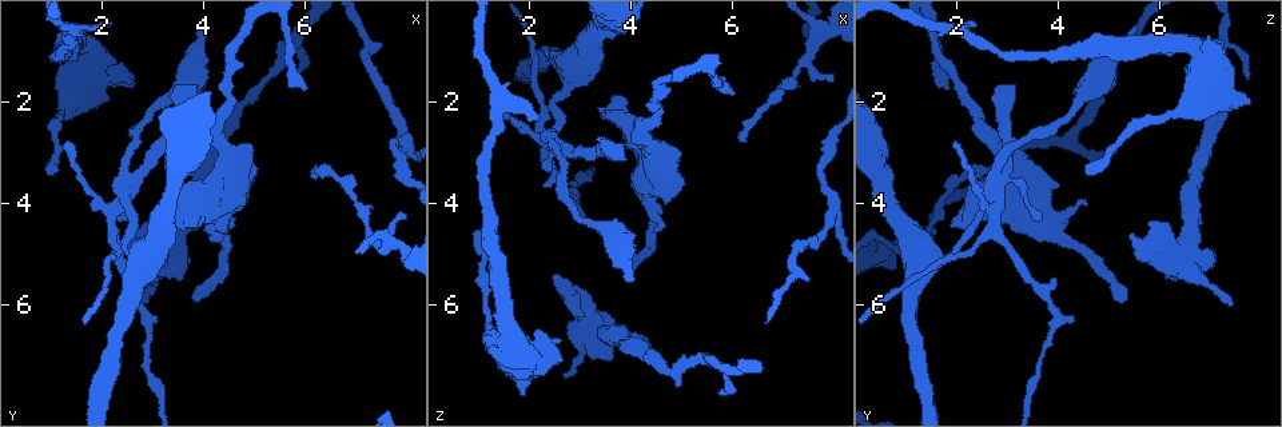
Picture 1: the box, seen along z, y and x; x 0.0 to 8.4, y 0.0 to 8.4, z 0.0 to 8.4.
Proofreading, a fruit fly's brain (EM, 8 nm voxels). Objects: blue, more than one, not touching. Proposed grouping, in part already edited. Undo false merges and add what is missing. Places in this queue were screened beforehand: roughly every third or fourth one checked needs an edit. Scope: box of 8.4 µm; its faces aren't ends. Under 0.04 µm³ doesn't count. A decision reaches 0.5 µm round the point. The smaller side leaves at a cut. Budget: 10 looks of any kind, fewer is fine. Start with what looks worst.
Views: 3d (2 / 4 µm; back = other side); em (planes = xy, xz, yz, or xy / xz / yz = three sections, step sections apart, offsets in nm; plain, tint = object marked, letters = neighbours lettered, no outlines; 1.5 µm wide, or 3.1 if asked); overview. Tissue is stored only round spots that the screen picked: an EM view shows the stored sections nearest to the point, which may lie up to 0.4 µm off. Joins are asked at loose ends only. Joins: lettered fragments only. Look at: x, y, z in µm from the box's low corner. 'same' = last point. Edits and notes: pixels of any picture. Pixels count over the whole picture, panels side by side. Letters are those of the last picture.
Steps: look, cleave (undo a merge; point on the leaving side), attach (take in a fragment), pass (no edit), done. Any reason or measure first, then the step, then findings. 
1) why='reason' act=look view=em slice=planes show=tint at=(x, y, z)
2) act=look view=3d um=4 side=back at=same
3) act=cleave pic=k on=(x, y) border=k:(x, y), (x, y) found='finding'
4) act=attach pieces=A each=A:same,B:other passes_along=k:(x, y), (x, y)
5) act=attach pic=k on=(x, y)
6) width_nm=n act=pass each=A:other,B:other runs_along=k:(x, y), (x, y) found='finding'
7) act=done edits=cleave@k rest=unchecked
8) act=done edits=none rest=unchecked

why='free end' act=look view=em slice=planes show=tint at=(3.85, 5.90, 5.35)

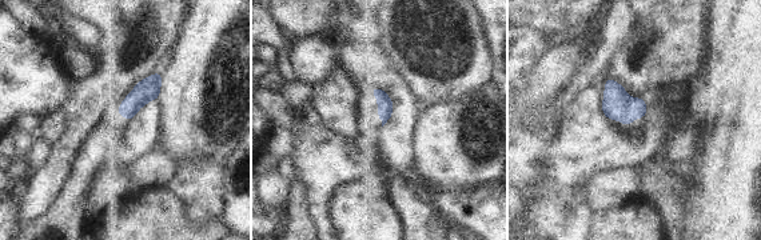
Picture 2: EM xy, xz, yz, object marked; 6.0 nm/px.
why='see the neighbours' act=look view=em slice=planes show=letters at=same

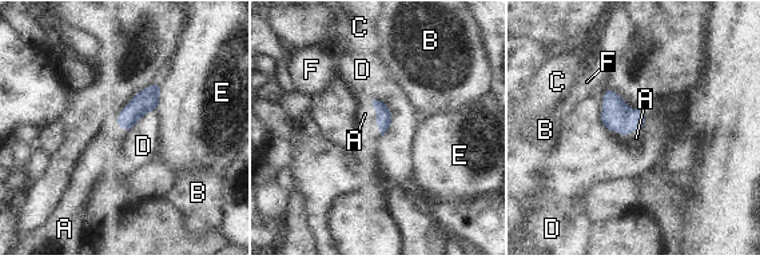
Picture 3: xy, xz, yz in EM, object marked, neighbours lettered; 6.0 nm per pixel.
act=attach pic=3 on=(365, 114) each=A:same,B:other,C:other,D:other,E:other,F:other passes_along=3:(384, 116), (377, 119), (365, 114) found='it goes on there'

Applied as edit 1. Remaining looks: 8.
act=look view=em slice=yz step=8 show=tint at=(2.45, 3.70, 2.75)

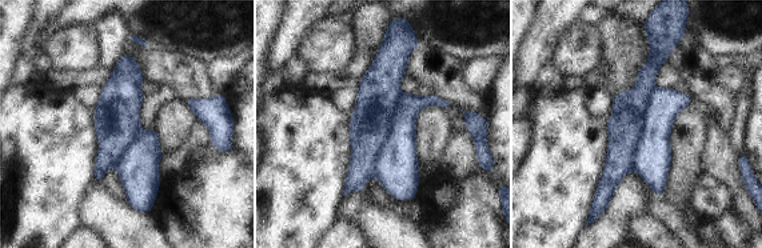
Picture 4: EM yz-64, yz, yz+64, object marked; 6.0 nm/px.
act=look view=em slice=planes show=tint at=same

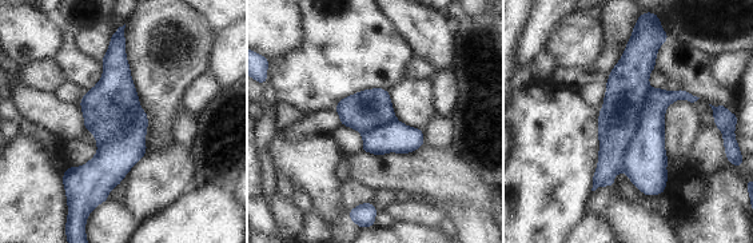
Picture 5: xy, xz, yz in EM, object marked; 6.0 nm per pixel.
why='see the neighbours' act=look view=em slice=planes show=letters at=same

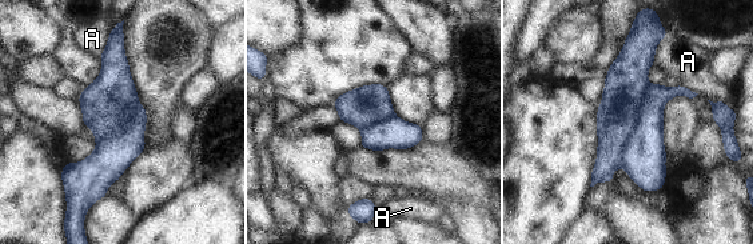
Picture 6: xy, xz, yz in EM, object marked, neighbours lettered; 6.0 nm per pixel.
width_nm=280 longest_contact=A:190nm act=cleave pic=6 on=(644, 158) each=A:other found='a second cell is stuck on'

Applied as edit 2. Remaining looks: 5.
why='see it whole again' act=look view=overview

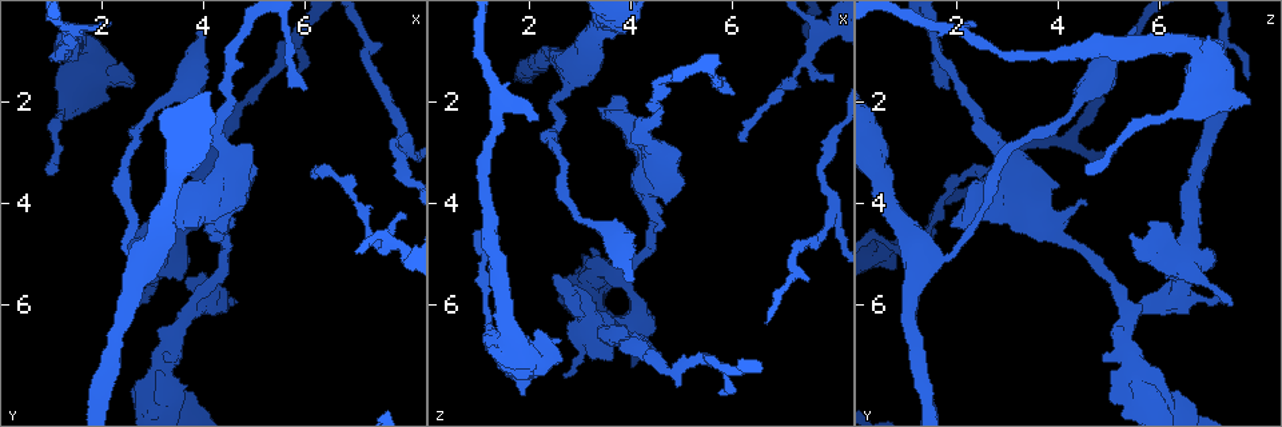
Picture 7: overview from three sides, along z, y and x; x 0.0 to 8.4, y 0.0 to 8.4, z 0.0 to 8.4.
why='an open end' act=look view=3d um=4 at=(2.60, 1.65, 6.70)

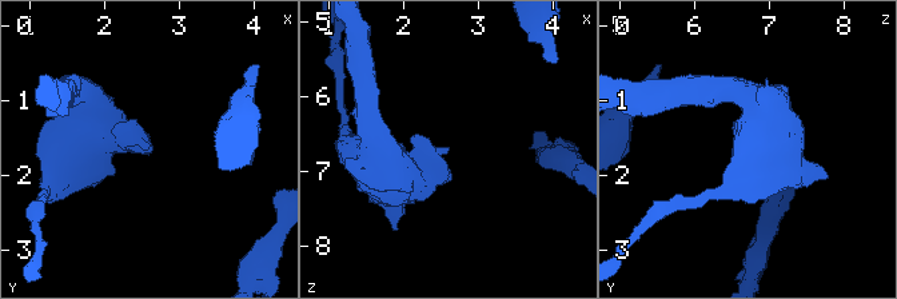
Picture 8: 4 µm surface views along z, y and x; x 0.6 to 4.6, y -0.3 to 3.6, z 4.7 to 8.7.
why='need the tissue' act=look view=em slice=planes show=plain at=(2.65, 1.60, 6.70)

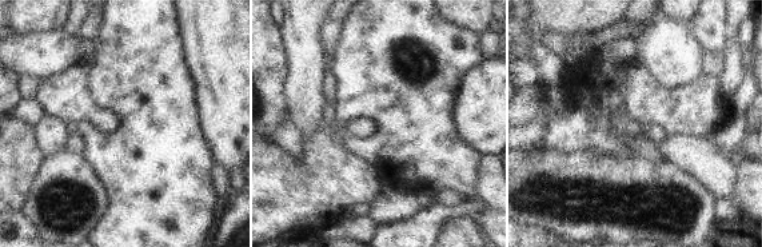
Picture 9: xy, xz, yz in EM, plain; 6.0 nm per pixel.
why='what lies round it' act=look view=em slice=planes show=letters at=same

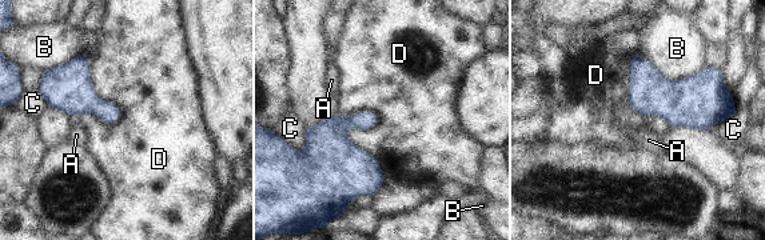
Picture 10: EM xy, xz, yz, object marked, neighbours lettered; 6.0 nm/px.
longest_contact=D:420nm act=pass each=A:other,B:other,C:other,D:other border=10:(338, 112), (381, 164) found='no lettered fragment goes on from it'

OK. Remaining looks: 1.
act=done edits=attach@3,cleave@6 rest=unchecked

